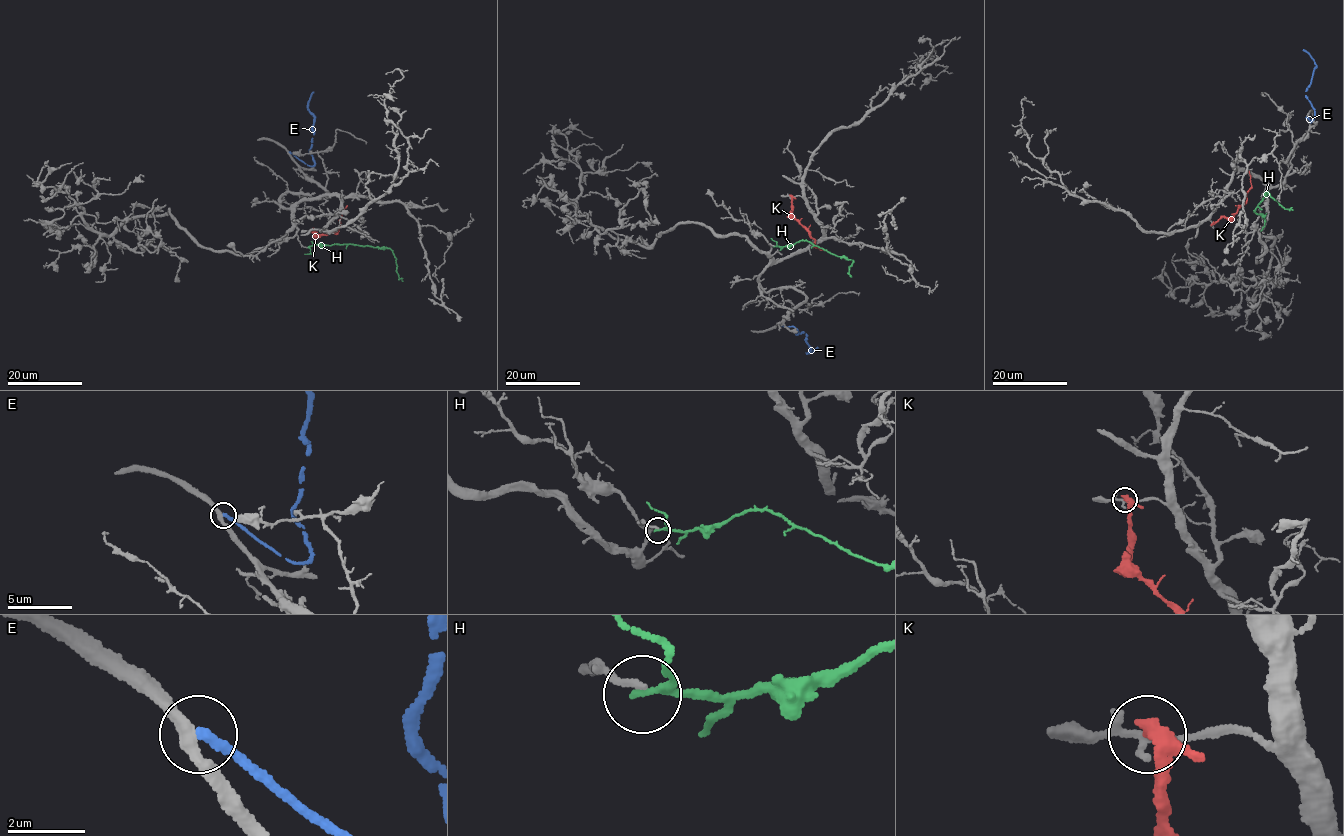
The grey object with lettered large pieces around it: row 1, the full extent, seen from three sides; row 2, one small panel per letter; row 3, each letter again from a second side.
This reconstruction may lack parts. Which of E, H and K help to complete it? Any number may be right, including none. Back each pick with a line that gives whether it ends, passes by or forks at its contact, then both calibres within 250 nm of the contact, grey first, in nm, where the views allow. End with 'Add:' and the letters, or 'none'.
Add: none

